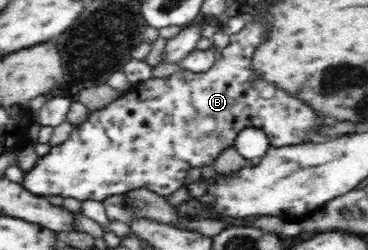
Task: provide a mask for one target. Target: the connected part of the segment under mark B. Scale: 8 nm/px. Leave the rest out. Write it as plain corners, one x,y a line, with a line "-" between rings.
245,26
241,31
230,34
229,44
225,46
225,48
216,51
215,64
213,64
207,72
196,74
190,70
179,69
173,76
169,76
169,78
151,78
141,83
131,84
121,98
117,98
117,100
114,100
105,108
92,111
88,116
88,120
84,120
81,124
74,126
67,140
57,146
50,147
50,151
46,155
39,157
37,164
29,172
24,174
22,182
23,188
32,192
32,194
42,197
62,196
63,198
76,198
81,202
86,200
103,202
110,196
125,194
125,192
135,190
135,188
139,187
148,188
165,197
171,196
177,192
179,188
187,184
186,178
192,168
200,168
200,170
204,170
204,172
213,170
213,164
217,158
219,158
219,155
229,147
234,147
236,134
244,128
258,128
259,130
265,131
265,134
269,137
269,146
273,148
311,142
311,138
317,129
327,124
330,125
333,122
325,122
325,120
315,118
315,112
311,112
311,108
307,108
307,104
303,104
303,100
291,100
291,96
287,96
287,92
279,92
279,87
275,87
274,84
269,83
269,81
265,81
261,79
261,77
256,76
254,68
251,67
251,52
255,50
255,40
259,40
259,28
247,28
247,26

